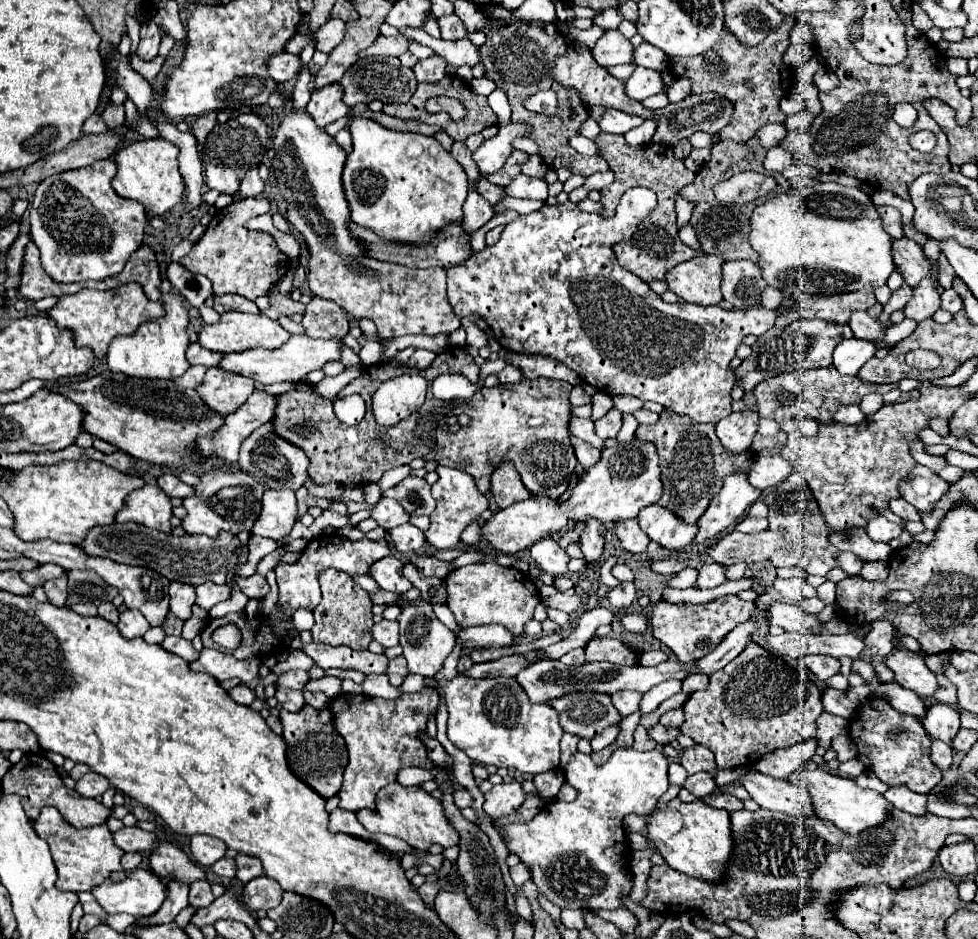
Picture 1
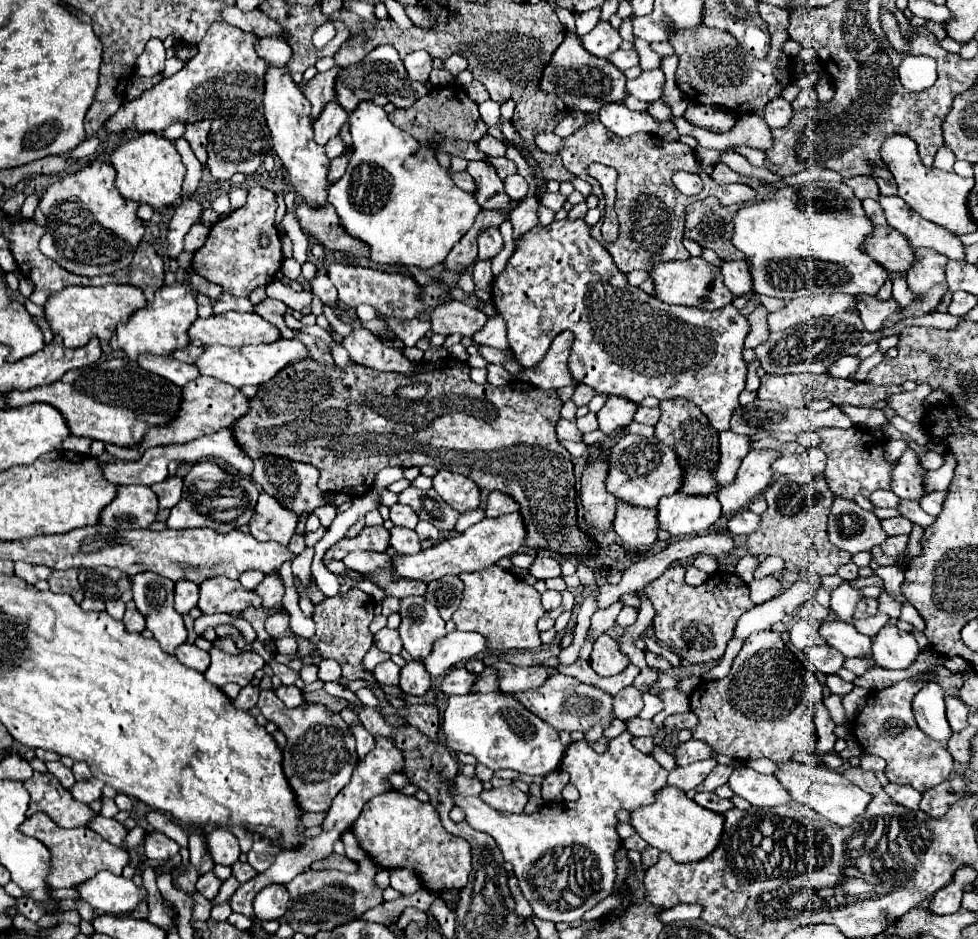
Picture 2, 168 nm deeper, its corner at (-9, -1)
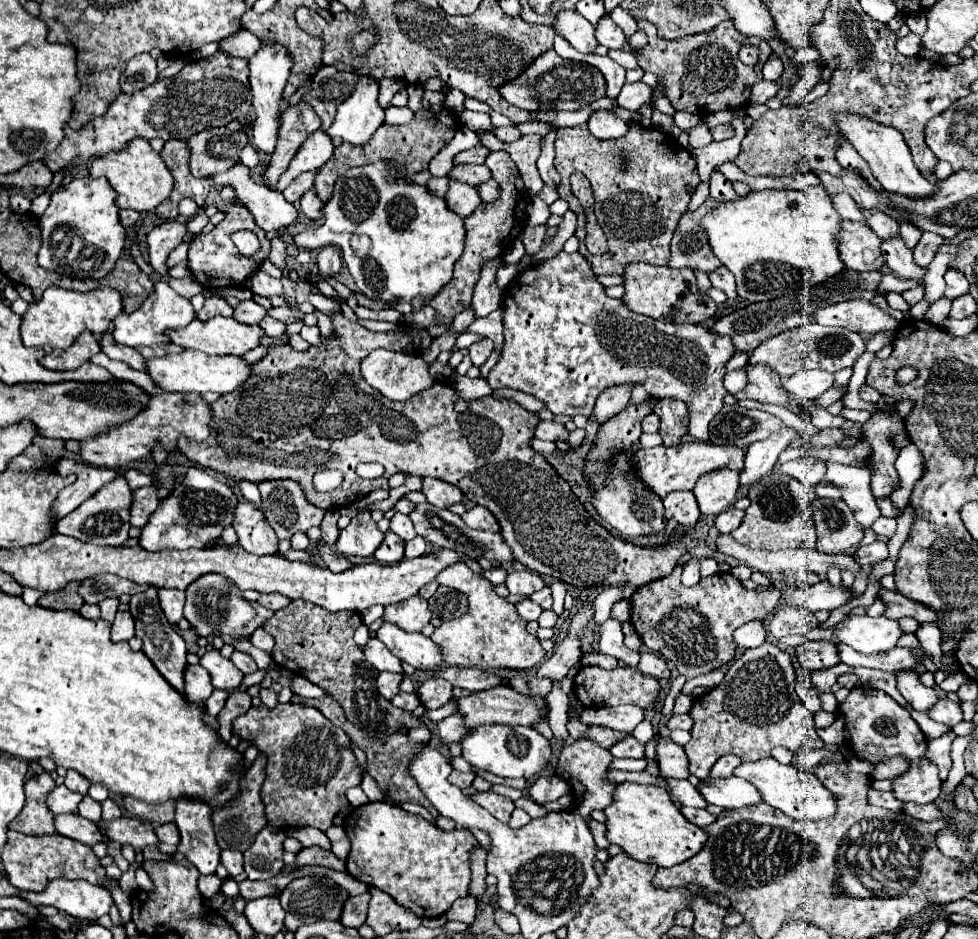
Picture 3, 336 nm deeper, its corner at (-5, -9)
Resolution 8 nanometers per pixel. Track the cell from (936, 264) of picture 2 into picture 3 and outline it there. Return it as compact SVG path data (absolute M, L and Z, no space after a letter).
M900 238L882 242L882 254L886 258L888 270L892 270L898 278L916 280L918 284L924 284L924 276L926 276L928 268L916 264L912 250Z

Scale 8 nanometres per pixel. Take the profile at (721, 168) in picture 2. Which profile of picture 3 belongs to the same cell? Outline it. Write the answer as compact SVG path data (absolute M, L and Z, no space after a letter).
M708 196L708 200L696 208L686 210L676 226L674 238L672 238L672 256L670 264L672 268L698 268L702 272L712 272L722 266L722 262L714 256L710 242L706 238L706 230L702 228L702 218L712 212L714 208L722 206L724 202L718 202Z

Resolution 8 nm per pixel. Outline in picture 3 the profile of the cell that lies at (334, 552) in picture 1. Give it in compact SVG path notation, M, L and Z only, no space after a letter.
M360 510L352 522L340 532L340 538L336 542L336 552L344 556L358 556L366 558L376 552L376 548L382 544L384 534L376 528L376 524L370 518L368 510Z

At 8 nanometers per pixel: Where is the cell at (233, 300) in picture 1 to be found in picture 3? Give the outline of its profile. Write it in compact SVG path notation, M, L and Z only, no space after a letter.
M212 296L204 302L204 308L196 316L198 320L210 320L214 316L234 316L234 308L224 298Z

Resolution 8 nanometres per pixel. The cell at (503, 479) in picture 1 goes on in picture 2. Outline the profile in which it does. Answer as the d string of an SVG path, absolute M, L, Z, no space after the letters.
M490 492L484 512L486 512L486 518L498 518L510 512L518 512L518 504L502 492Z

